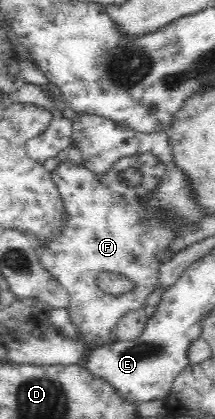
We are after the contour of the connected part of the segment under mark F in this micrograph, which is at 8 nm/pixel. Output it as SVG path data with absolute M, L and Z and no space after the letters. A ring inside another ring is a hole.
M151 153L123 157L106 175L95 175L70 160L61 162L52 172L60 196L64 198L68 221L66 229L58 233L54 241L36 250L43 267L68 293L67 311L72 326L78 329L78 338L88 351L118 342L118 325L128 313L144 308L144 301L156 291L160 265L174 255L168 245L176 237L175 229L169 223L161 225L157 219L149 219L147 213L151 209L141 209L145 195L158 185L164 172L164 162ZM128 169L140 172L138 185L130 186L120 178L120 173ZM102 273L124 277L132 286L130 291L122 295L105 293L98 286L98 277Z

